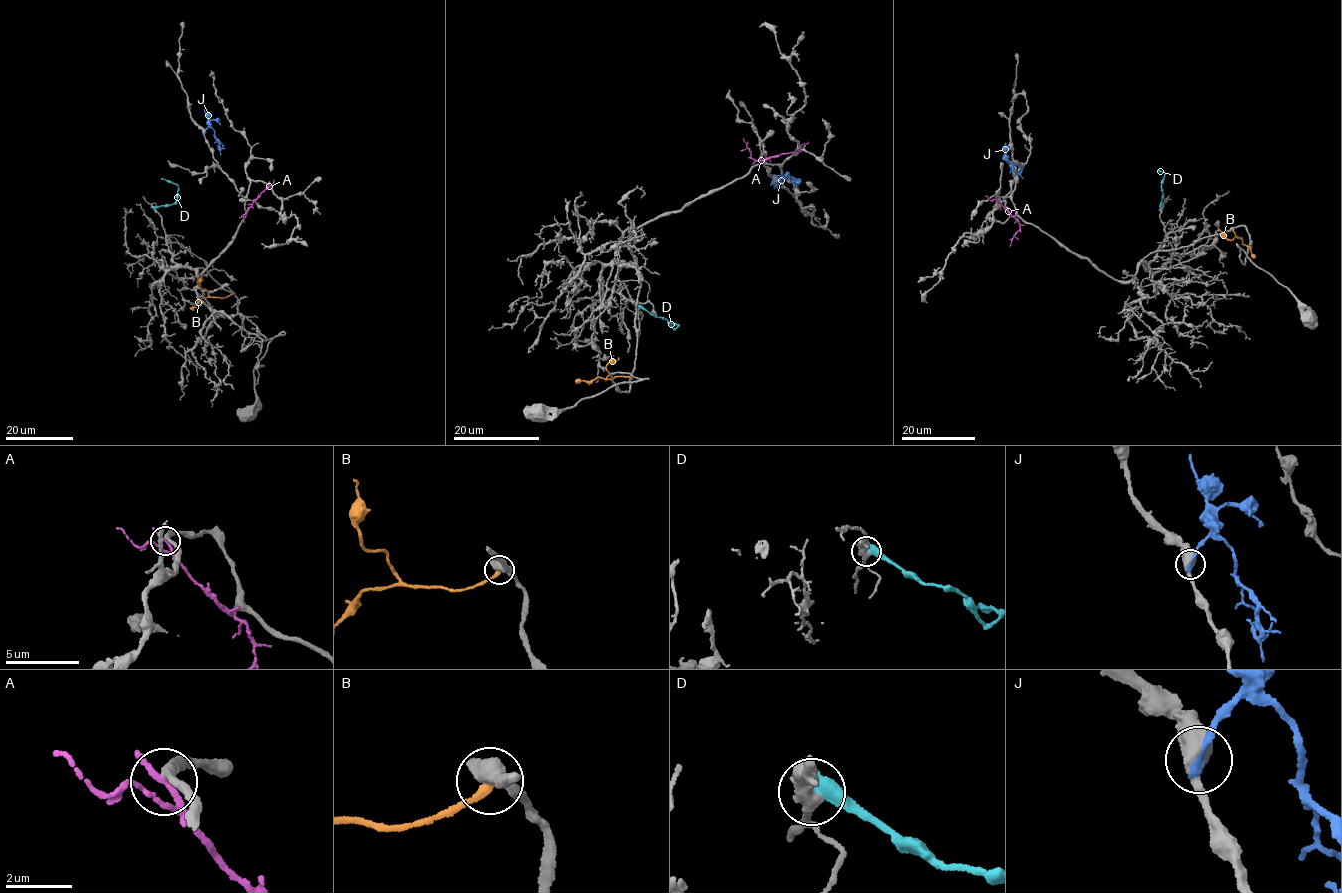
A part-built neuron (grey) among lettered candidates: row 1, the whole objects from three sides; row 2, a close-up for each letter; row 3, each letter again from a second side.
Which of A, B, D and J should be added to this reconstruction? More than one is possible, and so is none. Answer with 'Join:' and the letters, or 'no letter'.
Join: no letter

